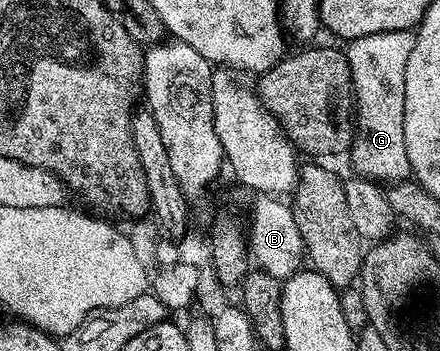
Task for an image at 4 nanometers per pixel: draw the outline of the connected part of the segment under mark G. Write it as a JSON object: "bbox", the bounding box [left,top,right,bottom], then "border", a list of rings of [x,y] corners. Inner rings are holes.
{"bbox":[344,30,417,184],"border":[[[393,30],[353,39],[344,50],[353,82],[354,141],[348,159],[361,177],[379,184],[411,177],[410,147],[404,136],[404,68],[417,39],[414,30]]]}

